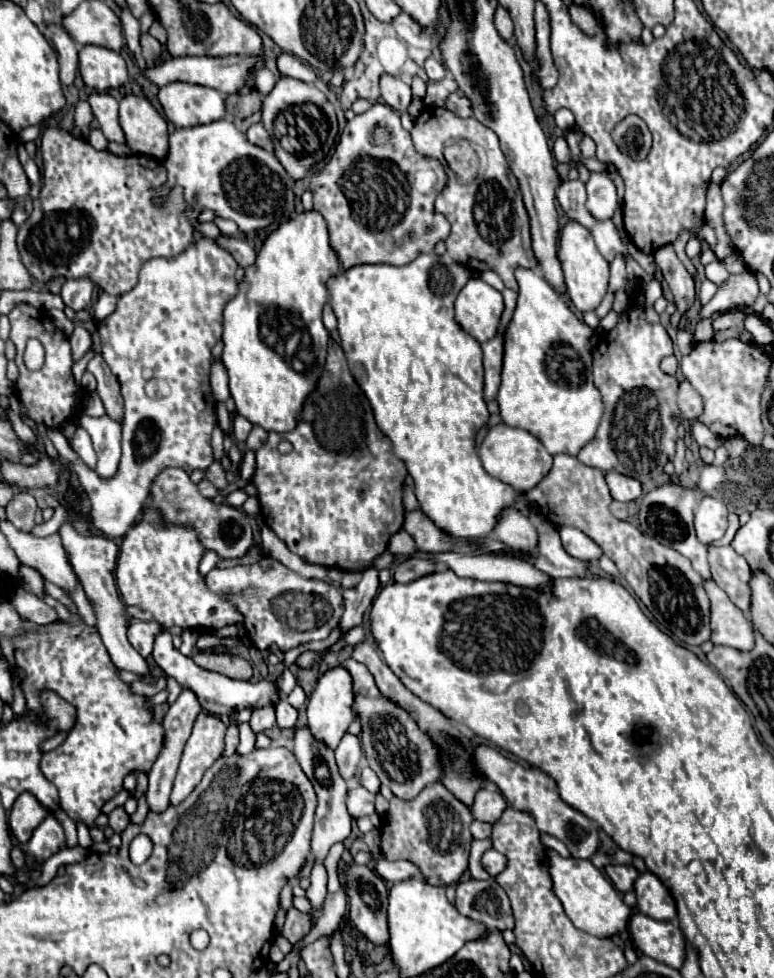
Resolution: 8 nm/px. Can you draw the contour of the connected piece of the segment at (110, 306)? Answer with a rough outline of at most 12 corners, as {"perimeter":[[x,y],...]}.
{"perimeter":[[101,293],[95,303],[95,319],[101,321],[115,311],[117,297]]}

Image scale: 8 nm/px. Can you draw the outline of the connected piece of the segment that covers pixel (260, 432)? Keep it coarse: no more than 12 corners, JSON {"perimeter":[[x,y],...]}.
{"perimeter":[[253,425],[245,445],[257,451],[267,441],[267,431]]}

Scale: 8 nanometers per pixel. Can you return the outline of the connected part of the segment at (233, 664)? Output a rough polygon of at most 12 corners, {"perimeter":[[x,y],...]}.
{"perimeter":[[193,653],[201,669],[251,679],[249,661],[235,655]]}

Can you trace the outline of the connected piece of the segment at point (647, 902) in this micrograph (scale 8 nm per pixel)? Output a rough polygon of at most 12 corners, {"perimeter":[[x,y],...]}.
{"perimeter":[[657,875],[635,881],[637,907],[657,921],[677,917],[675,899]]}

